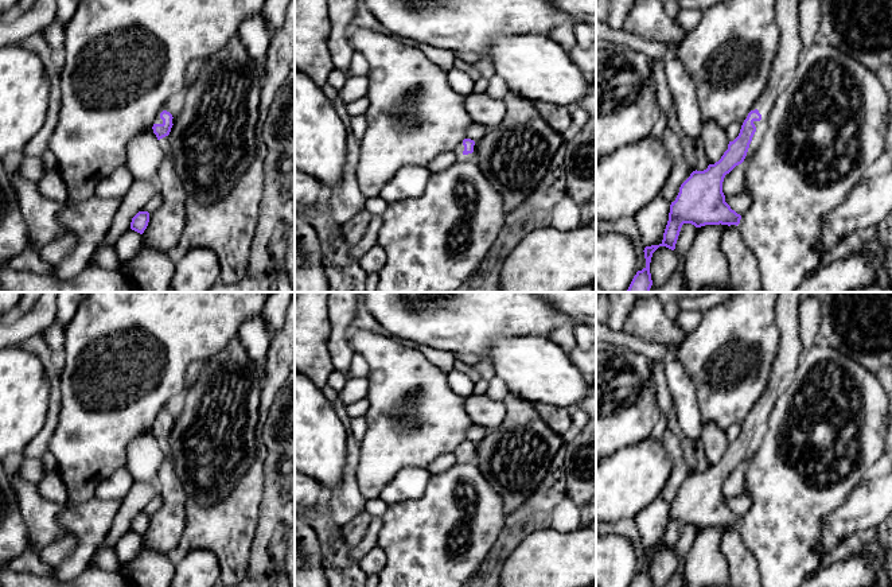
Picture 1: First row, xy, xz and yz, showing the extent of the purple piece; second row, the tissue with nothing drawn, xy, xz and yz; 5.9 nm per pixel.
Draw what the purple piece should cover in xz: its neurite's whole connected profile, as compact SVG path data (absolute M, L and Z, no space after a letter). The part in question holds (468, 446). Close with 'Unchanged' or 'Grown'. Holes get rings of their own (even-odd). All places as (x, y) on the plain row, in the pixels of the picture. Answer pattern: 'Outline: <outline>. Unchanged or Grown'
Outline: M464 440L453 454L456 463L478 464L476 446L471 440Z. Grown

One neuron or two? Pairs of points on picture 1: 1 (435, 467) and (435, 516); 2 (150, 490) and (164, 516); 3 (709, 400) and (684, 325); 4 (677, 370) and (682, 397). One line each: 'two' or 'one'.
1: two
2: two
3: two
4: one

